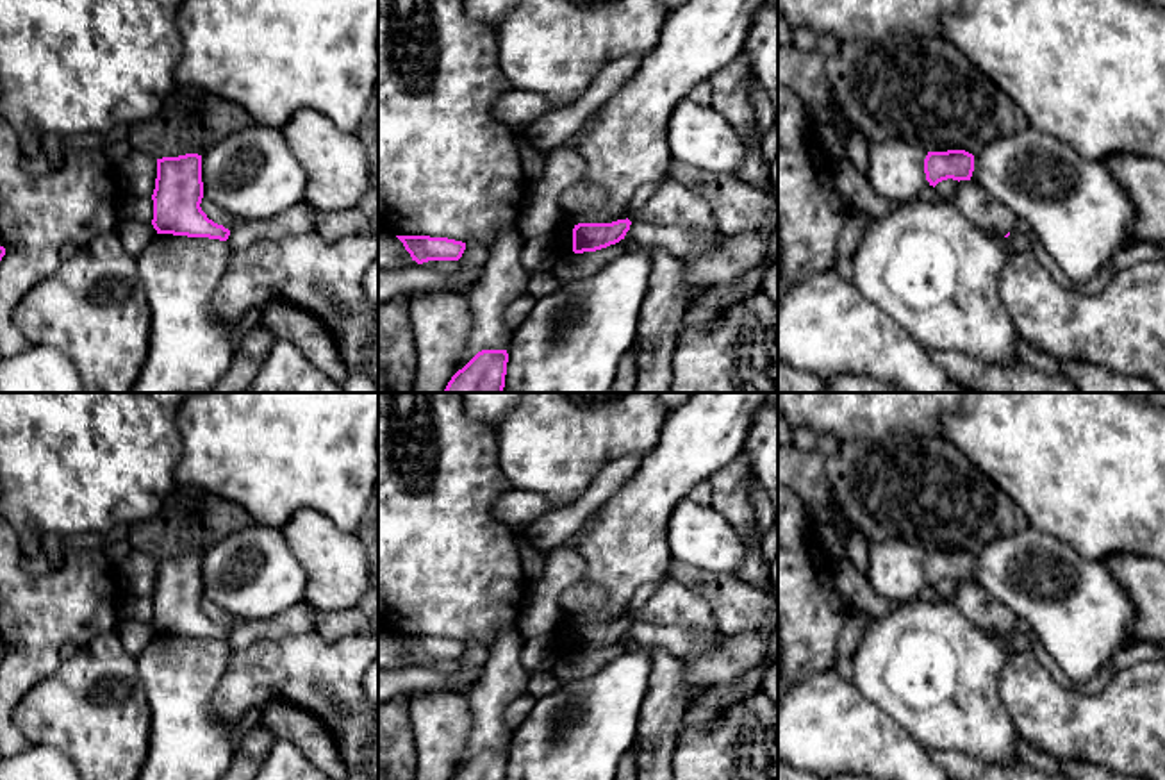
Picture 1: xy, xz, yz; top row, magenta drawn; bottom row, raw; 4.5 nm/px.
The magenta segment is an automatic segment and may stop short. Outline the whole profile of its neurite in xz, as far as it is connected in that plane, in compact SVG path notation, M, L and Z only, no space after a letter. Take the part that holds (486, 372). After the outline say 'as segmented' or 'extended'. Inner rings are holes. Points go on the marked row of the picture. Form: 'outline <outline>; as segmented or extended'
outline M482 350L448 382L444 393L503 393L507 350Z; as segmented

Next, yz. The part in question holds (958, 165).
outline M965 150L928 152L924 173L930 186L942 180L971 180L974 171L974 155Z; as segmented

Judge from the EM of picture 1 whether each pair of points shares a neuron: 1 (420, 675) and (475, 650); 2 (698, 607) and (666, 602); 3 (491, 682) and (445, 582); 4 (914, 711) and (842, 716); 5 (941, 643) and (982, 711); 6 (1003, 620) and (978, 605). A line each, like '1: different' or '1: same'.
1: same
2: same
3: different
4: different
5: same
6: same

